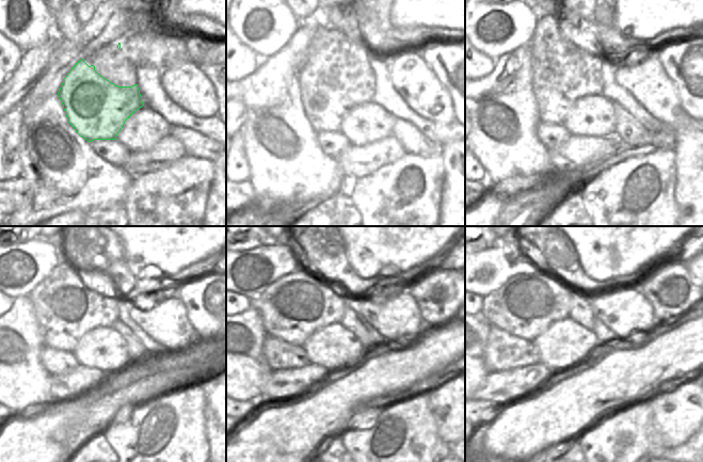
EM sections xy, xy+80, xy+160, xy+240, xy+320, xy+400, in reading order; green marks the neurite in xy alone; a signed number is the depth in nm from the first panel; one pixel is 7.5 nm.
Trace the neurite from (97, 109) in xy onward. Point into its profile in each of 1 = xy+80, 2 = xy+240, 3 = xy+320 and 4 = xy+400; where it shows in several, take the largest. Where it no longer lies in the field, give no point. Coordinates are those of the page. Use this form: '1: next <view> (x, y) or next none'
1: next xy+80 (328, 93)
2: next xy+240 (63, 316)
3: next xy+320 (292, 307)
4: next xy+400 (525, 306)

